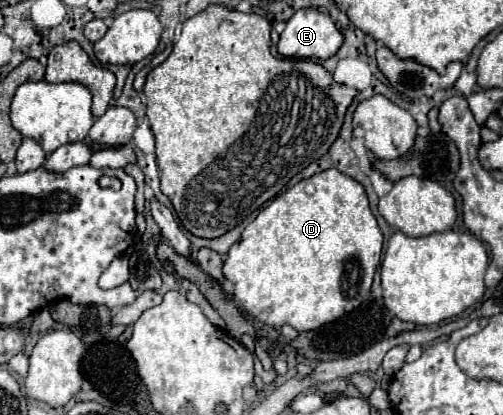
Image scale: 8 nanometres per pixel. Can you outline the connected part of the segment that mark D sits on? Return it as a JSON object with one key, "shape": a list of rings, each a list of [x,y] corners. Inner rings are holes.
{"shape":[[[331,168],[297,182],[285,194],[273,198],[227,252],[223,276],[233,284],[233,294],[243,310],[257,322],[271,328],[289,324],[299,332],[307,332],[335,322],[369,298],[382,249],[383,234],[369,210],[363,186]]]}

